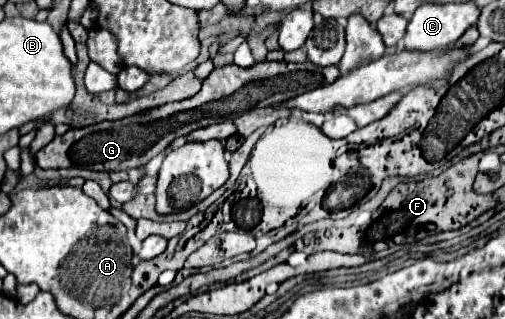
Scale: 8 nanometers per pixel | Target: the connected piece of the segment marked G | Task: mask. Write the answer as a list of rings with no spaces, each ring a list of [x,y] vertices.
[[[262,61],[246,69],[238,65],[216,67],[204,79],[202,89],[194,97],[152,107],[148,111],[118,121],[102,121],[80,129],[70,129],[64,135],[56,135],[44,149],[38,151],[36,157],[40,159],[40,167],[46,169],[84,167],[94,171],[128,171],[134,167],[144,167],[152,157],[164,153],[166,147],[176,137],[188,135],[198,127],[208,127],[212,123],[234,119],[250,111],[252,107],[278,105],[286,101],[286,97],[294,97],[298,93],[308,93],[322,85],[330,85],[338,77],[340,73],[336,67],[318,67],[310,61],[306,63]]]

